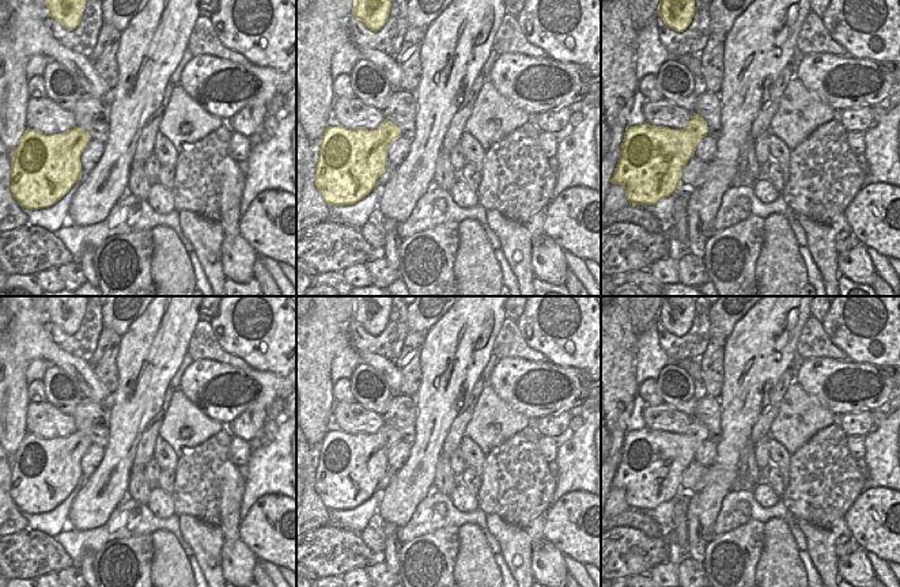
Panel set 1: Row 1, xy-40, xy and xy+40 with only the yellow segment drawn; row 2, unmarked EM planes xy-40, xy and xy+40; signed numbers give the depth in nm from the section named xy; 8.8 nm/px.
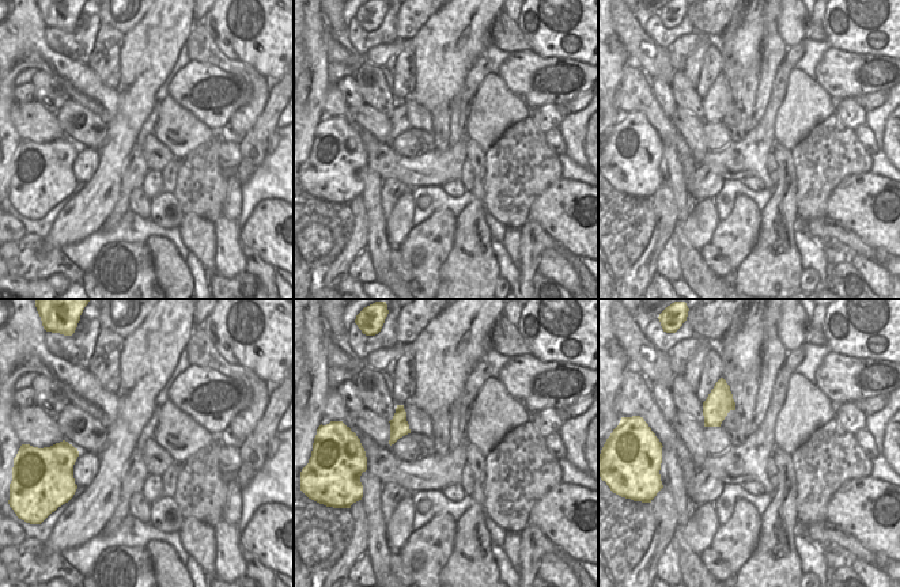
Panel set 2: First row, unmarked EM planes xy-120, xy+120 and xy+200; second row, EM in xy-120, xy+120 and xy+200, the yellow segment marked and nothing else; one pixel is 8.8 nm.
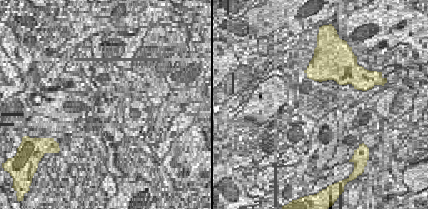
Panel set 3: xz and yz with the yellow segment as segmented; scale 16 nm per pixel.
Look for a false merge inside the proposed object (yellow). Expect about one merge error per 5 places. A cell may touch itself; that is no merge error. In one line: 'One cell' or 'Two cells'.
One cell

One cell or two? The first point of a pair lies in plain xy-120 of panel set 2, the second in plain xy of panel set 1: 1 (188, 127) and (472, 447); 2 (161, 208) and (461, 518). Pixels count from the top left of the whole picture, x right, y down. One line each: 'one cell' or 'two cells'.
1: two cells
2: two cells

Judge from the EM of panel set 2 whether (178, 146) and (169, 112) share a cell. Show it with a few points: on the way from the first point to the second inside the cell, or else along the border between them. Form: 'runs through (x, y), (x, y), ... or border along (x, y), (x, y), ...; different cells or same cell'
runs through (174, 139), (170, 131), (170, 120); same cell

